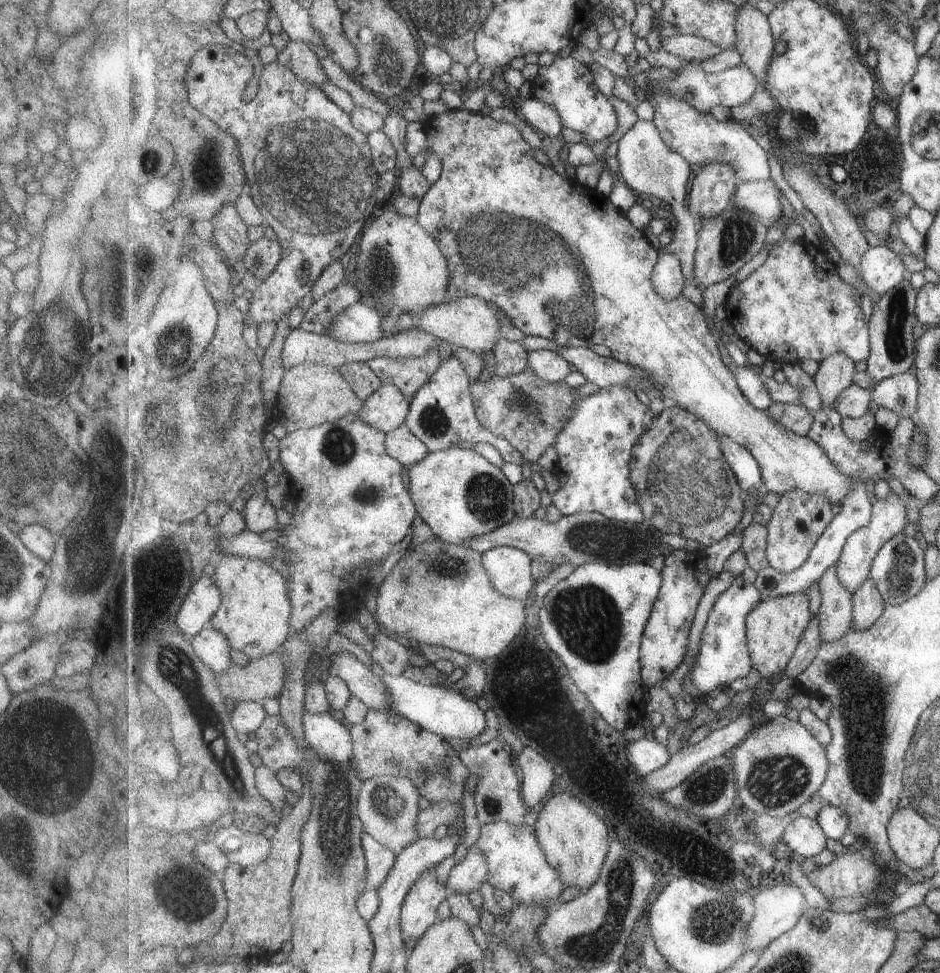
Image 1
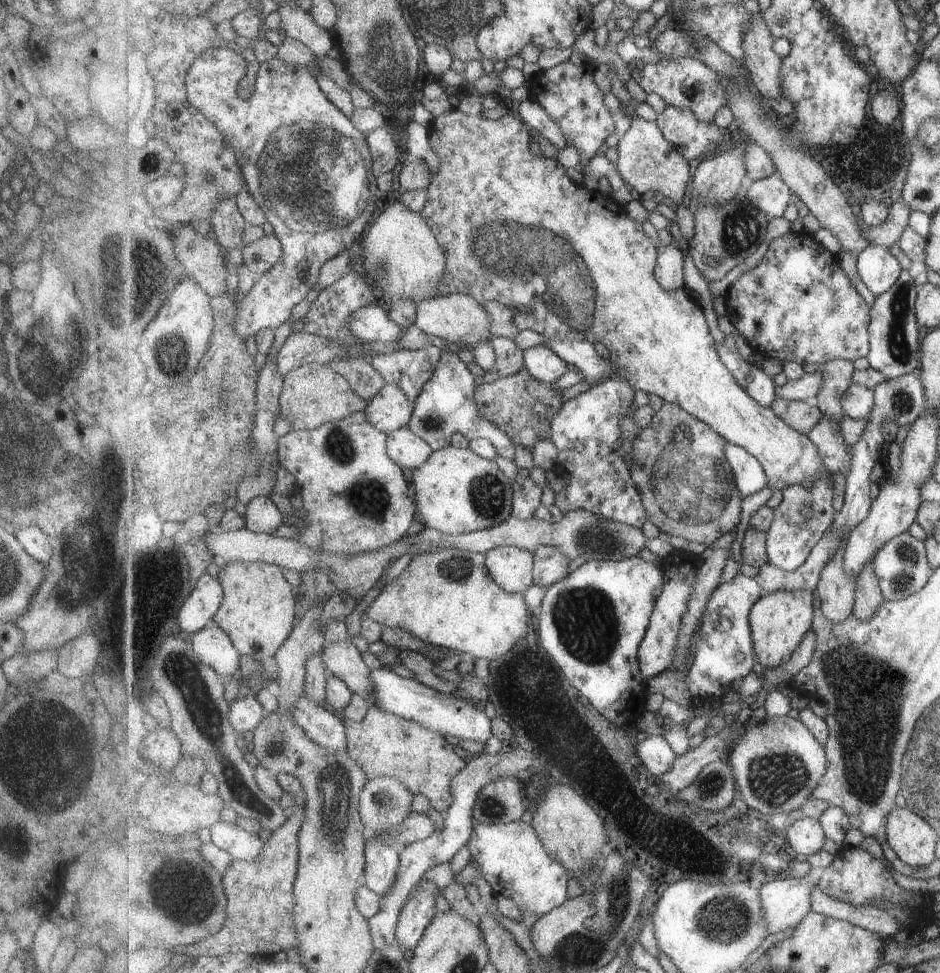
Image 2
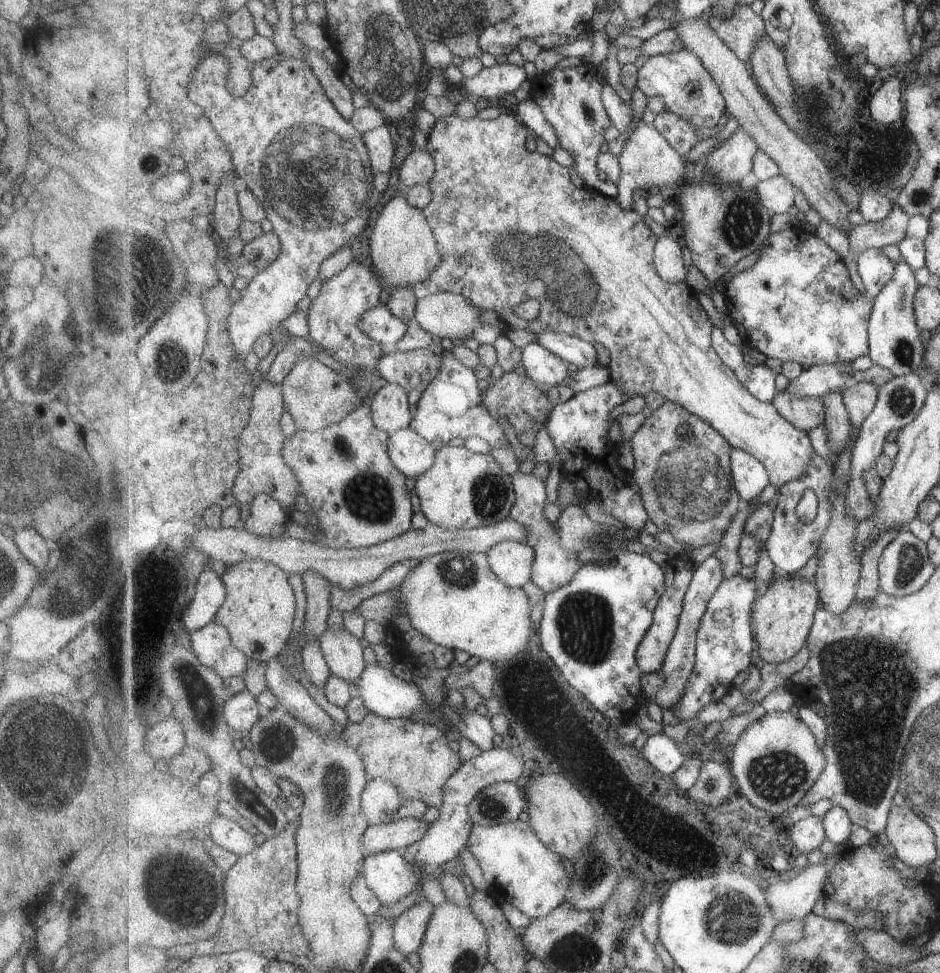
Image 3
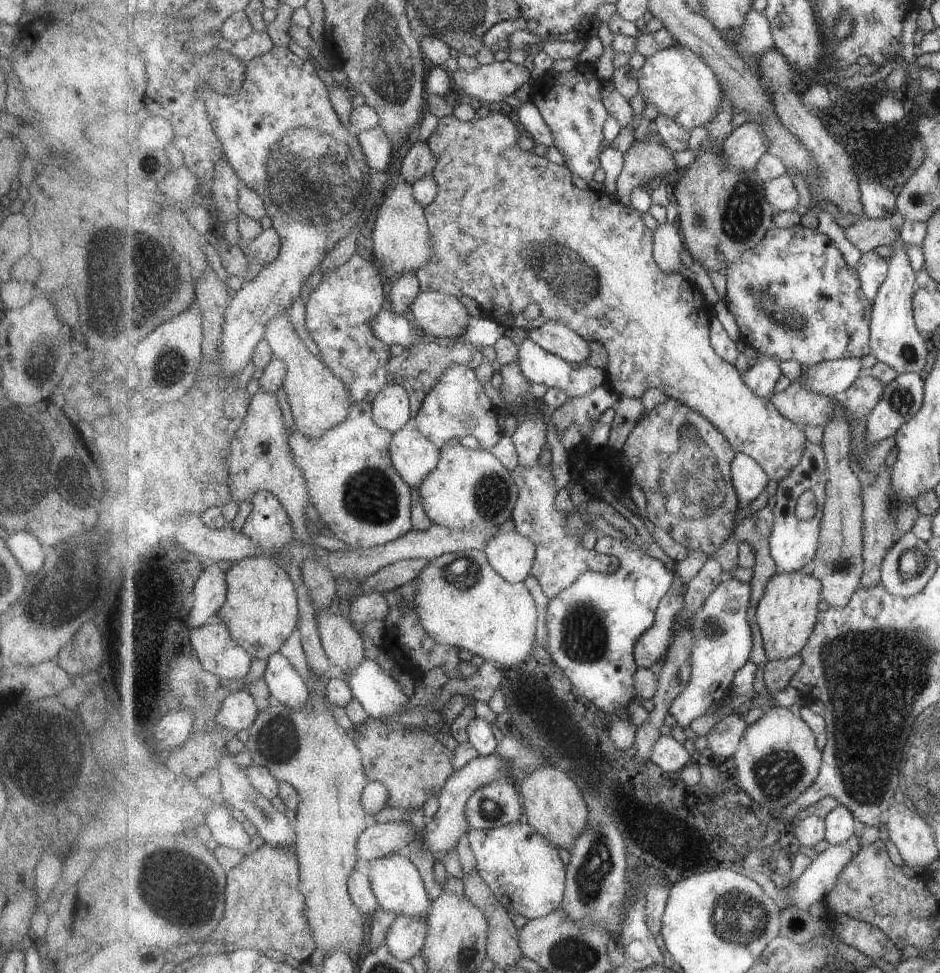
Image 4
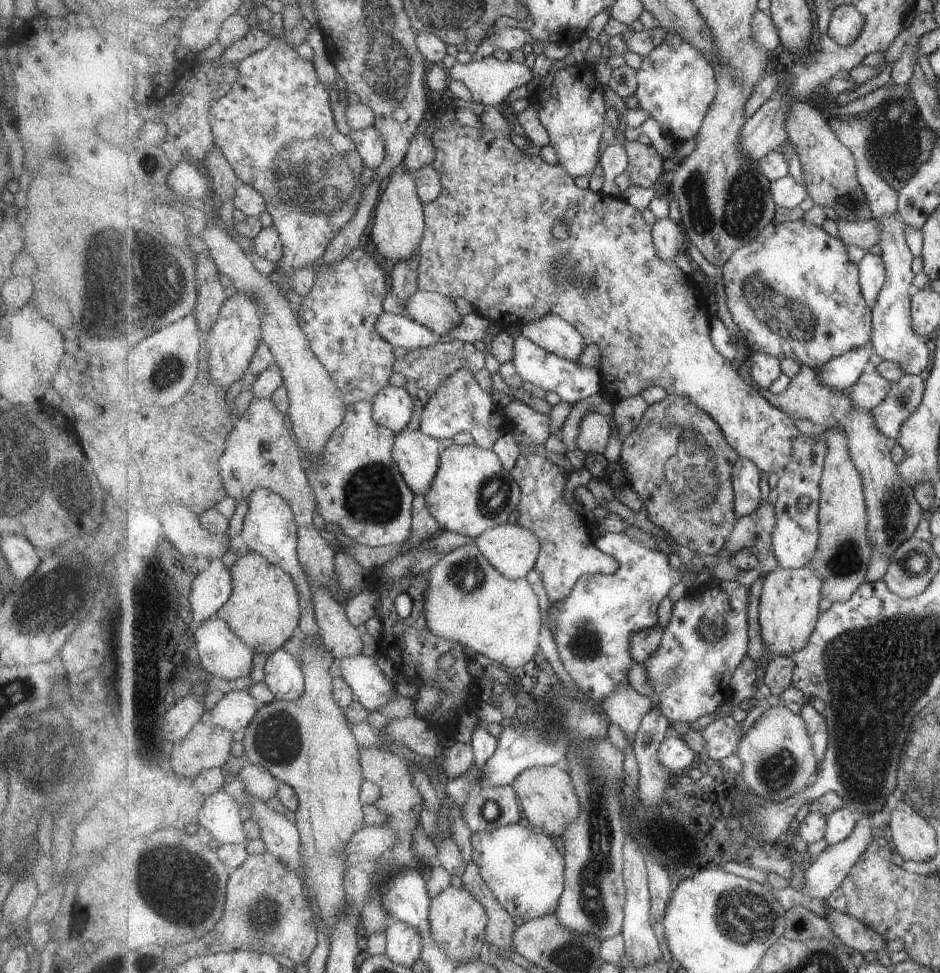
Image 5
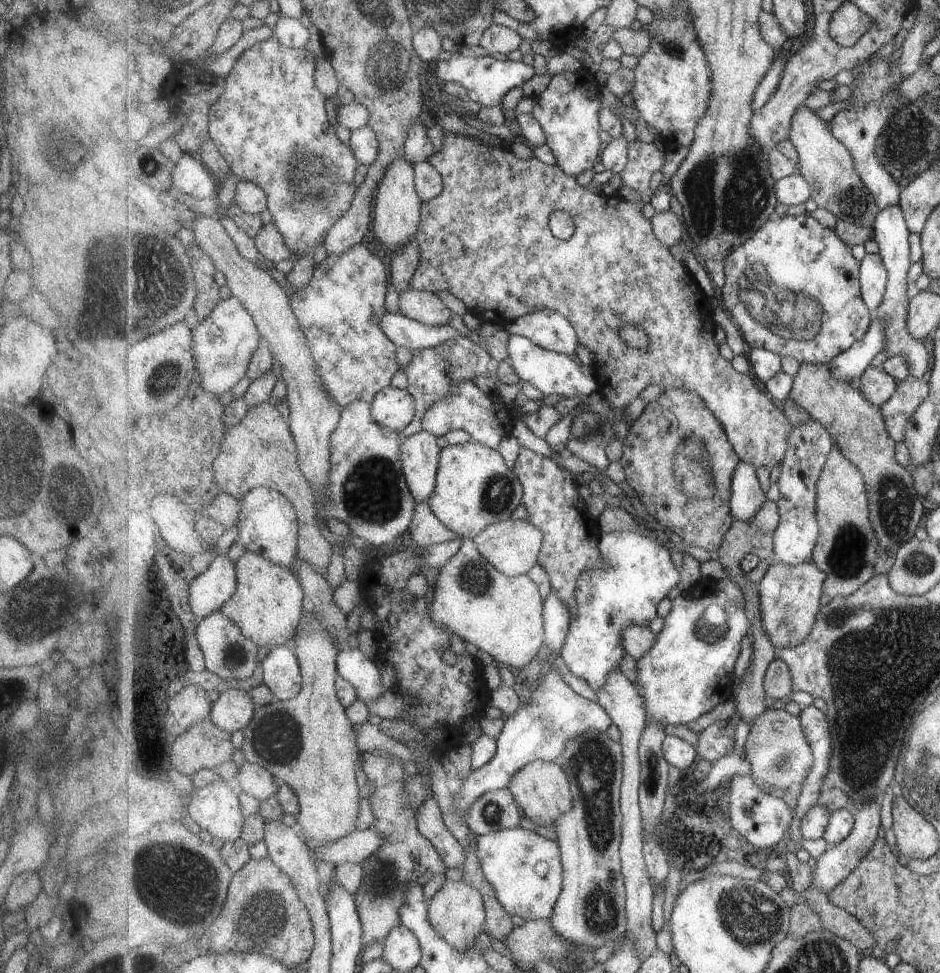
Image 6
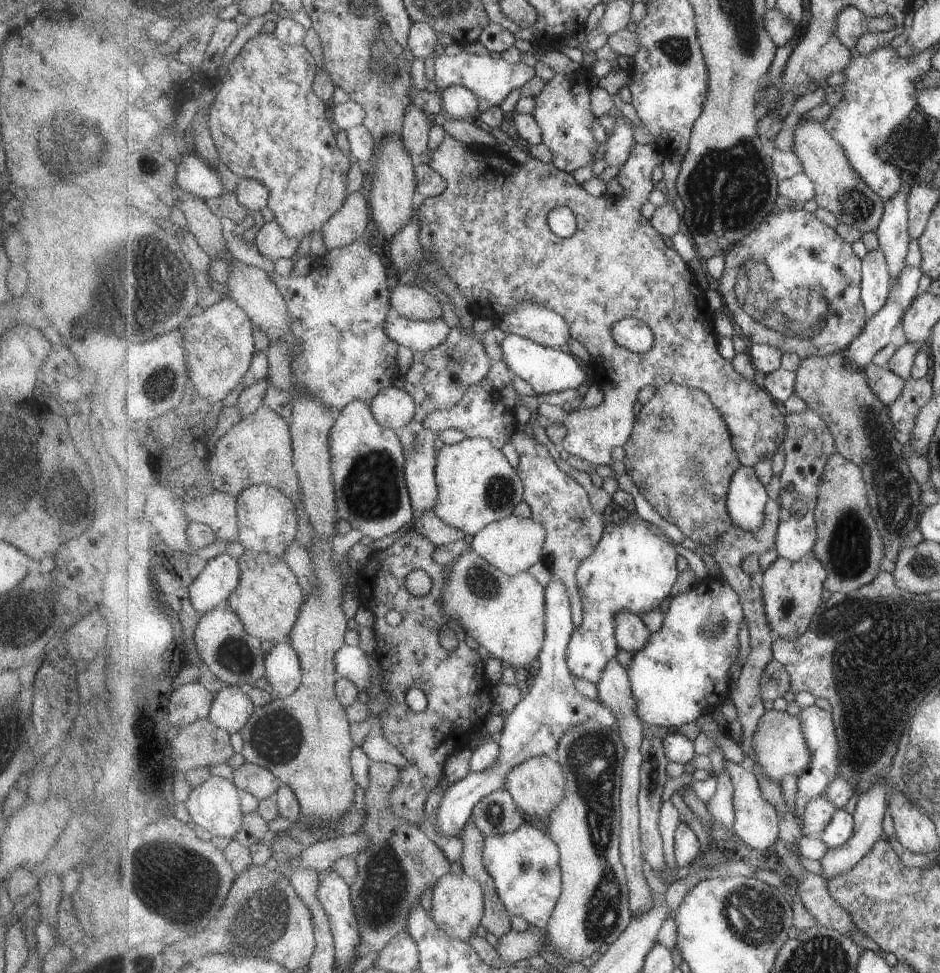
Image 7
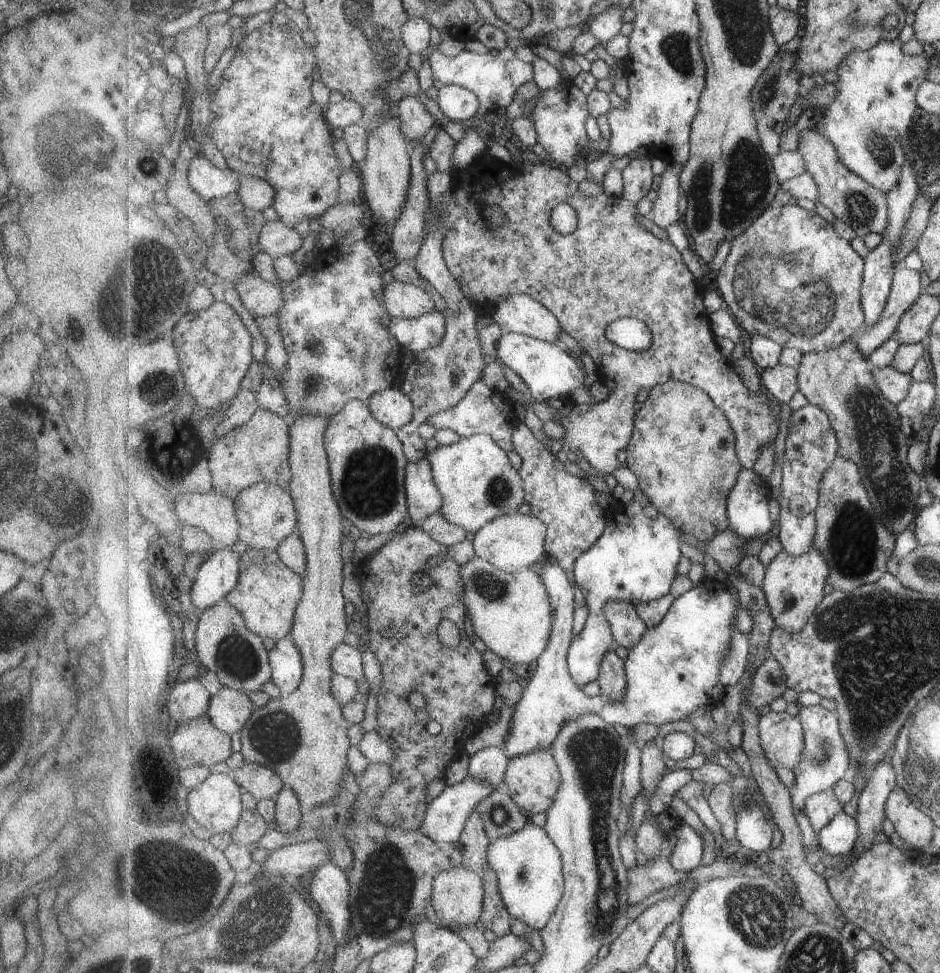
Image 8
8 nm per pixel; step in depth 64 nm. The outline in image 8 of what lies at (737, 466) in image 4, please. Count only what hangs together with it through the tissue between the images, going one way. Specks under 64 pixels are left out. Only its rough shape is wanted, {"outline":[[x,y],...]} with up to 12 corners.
{"outline":[[744,469],[728,498],[729,529],[771,532],[768,480]]}

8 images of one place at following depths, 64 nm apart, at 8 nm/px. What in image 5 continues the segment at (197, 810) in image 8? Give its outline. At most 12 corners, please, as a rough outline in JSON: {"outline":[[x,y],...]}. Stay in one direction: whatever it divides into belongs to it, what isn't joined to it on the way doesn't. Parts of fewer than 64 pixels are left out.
{"outline":[[222,788],[201,824],[223,844],[246,844],[238,802]]}

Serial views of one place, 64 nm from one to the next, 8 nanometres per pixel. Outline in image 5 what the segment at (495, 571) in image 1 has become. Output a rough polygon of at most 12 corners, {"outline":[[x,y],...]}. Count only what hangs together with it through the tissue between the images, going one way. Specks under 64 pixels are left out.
{"outline":[[505,523],[477,538],[508,579],[535,569],[540,538]]}

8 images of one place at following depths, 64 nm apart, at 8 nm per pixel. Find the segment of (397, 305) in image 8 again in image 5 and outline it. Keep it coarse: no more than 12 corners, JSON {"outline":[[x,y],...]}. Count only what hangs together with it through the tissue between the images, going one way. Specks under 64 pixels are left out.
{"outline":[[417,291],[409,317],[443,337],[471,318],[453,299]]}

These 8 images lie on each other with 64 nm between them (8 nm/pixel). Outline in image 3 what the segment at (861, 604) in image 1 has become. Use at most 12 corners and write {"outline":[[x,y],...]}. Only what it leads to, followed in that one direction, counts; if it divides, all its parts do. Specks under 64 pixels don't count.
{"outline":[[901,532],[882,535],[862,558],[856,600],[871,603],[881,592],[879,563]]}

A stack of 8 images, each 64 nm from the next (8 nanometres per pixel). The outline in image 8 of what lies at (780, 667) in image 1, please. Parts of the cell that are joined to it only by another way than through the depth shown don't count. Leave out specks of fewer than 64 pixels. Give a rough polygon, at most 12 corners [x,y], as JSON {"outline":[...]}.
{"outline":[[814,547],[785,548],[762,589],[773,620],[805,630],[830,591],[831,566]]}

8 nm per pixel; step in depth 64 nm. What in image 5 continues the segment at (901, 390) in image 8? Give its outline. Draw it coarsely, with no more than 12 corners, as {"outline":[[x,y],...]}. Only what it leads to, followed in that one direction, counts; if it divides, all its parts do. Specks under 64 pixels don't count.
{"outline":[[865,370],[852,386],[852,401],[872,411],[892,384],[876,370]]}

